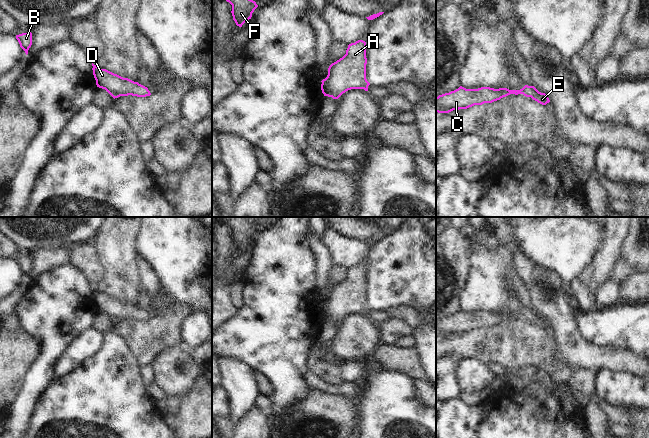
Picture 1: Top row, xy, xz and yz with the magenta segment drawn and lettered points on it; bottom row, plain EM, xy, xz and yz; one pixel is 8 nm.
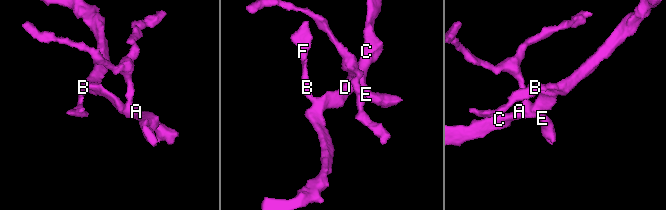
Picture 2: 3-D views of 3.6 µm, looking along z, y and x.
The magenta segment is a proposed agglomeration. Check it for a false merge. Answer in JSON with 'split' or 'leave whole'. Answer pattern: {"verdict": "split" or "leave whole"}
{"verdict": "leave whole"}

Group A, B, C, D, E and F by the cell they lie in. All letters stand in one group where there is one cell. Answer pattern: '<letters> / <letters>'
A B C D E F

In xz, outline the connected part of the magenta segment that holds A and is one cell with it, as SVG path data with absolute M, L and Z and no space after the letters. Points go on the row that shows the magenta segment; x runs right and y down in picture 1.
M358 40L349 44L346 54L329 66L327 77L321 81L324 96L338 99L351 89L368 91L366 64L366 42Z

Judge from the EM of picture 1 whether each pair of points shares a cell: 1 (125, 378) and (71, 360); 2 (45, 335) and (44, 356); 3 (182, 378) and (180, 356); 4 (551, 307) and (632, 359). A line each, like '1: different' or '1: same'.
1: different
2: same
3: same
4: same

